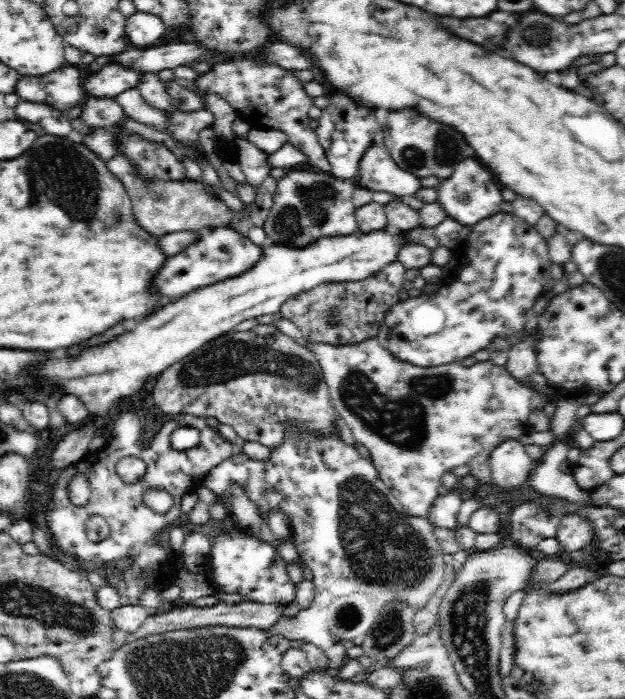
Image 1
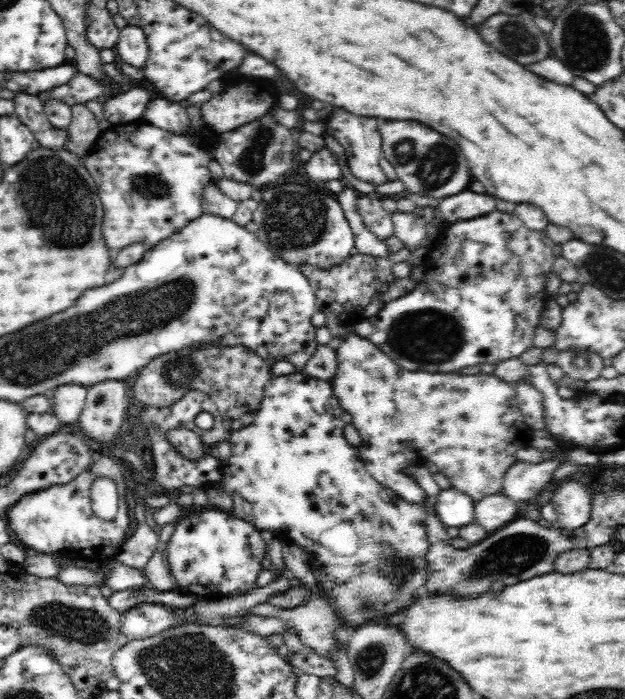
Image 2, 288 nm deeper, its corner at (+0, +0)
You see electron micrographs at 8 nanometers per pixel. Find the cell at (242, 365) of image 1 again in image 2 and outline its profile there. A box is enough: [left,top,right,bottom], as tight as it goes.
[134,348,276,420]

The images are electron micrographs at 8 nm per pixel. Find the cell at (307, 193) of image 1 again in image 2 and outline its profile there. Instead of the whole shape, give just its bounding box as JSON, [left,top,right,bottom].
[254,184,354,270]

